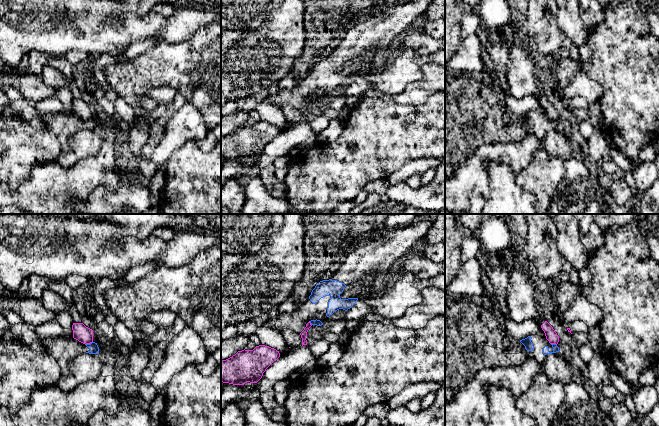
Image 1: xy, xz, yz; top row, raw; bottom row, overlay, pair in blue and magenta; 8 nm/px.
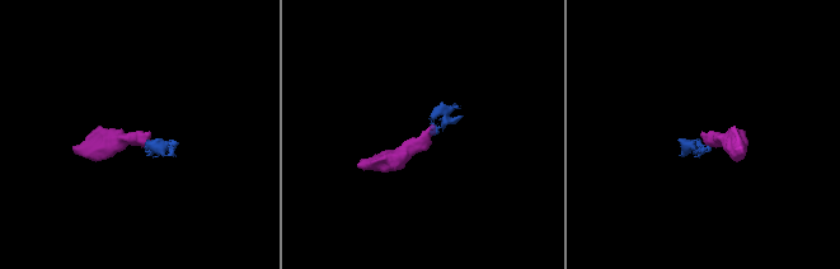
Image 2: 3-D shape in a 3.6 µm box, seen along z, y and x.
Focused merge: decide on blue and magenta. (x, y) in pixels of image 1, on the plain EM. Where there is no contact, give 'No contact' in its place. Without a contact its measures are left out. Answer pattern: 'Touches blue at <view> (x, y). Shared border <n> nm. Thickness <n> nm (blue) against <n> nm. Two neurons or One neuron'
Touches blue at xy (88, 120). Shared border 70 nm. Thickness 80 nm (blue) against 140 nm. Two neurons

